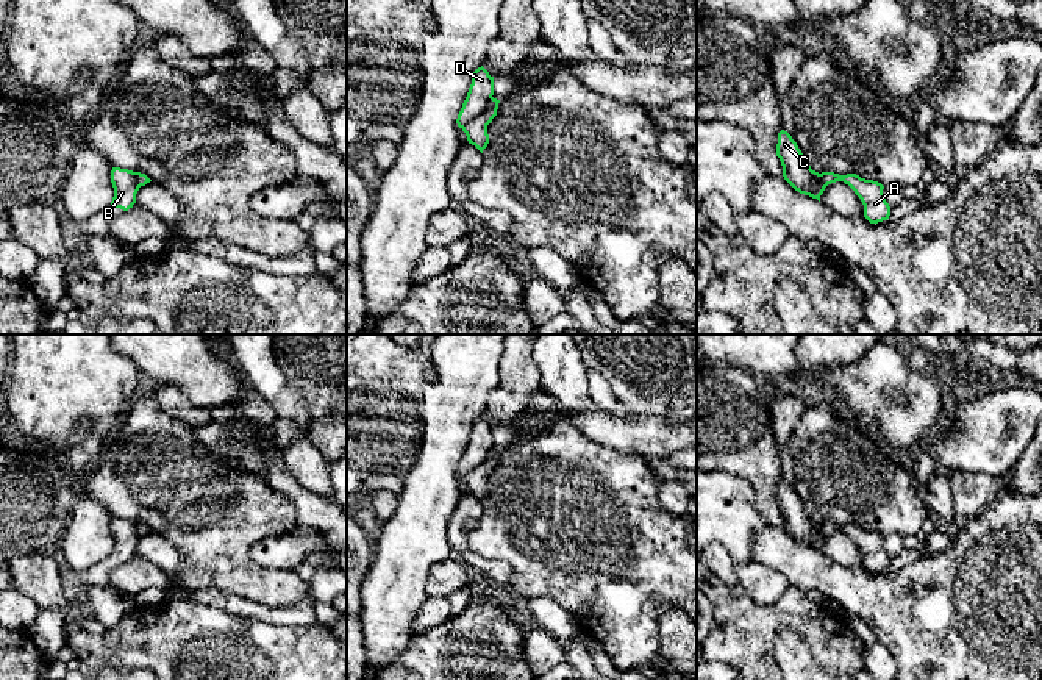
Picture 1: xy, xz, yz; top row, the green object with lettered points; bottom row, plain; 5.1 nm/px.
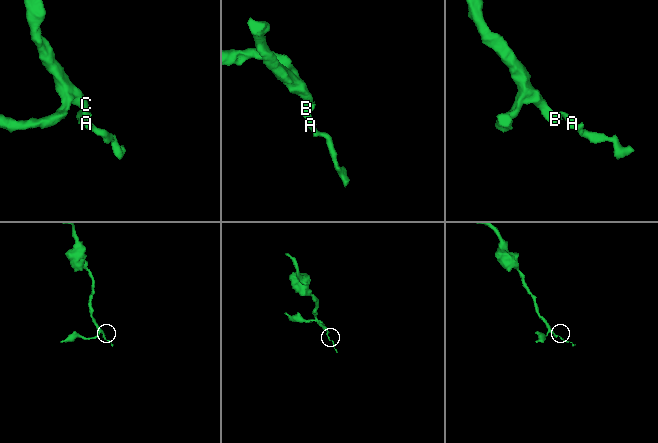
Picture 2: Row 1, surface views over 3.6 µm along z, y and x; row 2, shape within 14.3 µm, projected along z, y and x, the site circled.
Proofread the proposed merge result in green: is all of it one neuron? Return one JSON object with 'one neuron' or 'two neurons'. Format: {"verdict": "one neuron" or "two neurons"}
{"verdict": "two neurons"}

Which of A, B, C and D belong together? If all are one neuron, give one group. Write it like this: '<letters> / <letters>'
A / B C D

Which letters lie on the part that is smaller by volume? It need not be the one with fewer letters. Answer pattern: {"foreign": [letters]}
{"foreign": ["A"]}

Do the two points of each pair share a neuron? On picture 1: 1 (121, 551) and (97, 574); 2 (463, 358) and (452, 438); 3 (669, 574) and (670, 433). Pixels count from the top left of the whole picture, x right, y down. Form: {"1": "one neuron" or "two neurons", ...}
{"1": "one neuron", "2": "one neuron", "3": "two neurons"}

